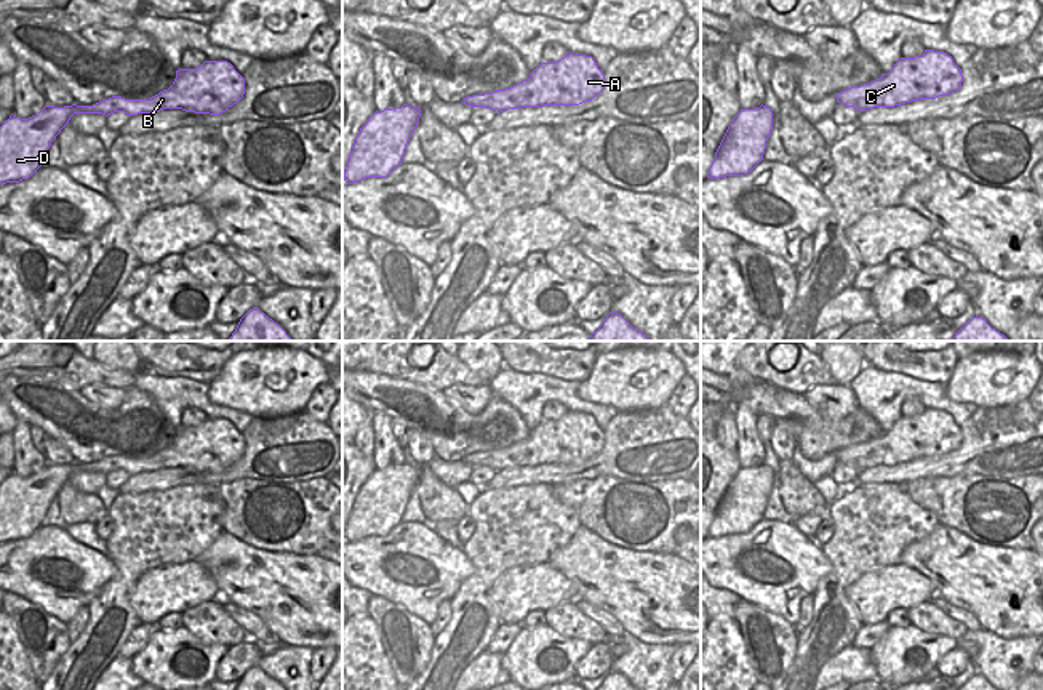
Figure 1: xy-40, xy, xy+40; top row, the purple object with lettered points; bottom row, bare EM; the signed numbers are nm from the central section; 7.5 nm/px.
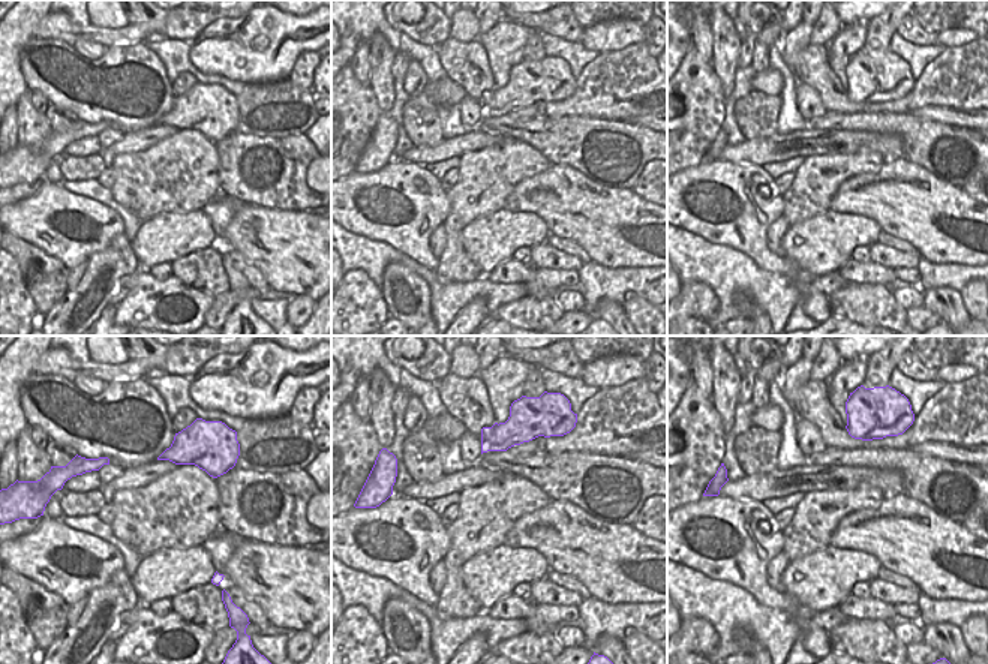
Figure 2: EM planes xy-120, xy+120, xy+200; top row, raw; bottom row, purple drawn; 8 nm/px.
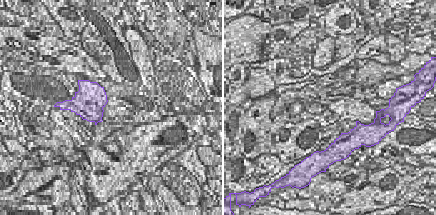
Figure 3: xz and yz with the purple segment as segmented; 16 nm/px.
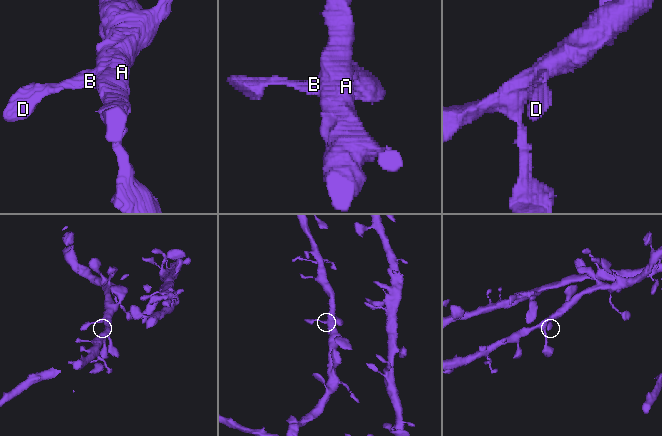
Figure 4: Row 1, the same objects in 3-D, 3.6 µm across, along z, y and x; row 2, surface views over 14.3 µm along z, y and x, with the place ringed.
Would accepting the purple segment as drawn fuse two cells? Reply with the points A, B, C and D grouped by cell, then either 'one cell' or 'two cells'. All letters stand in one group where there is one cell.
groups A B C D; one cell

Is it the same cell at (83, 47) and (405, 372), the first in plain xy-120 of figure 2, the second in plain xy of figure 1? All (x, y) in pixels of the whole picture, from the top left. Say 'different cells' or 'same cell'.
different cells

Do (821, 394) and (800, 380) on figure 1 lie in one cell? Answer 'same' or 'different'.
different

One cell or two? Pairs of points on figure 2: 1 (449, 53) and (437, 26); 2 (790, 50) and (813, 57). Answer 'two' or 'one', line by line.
1: two
2: two

